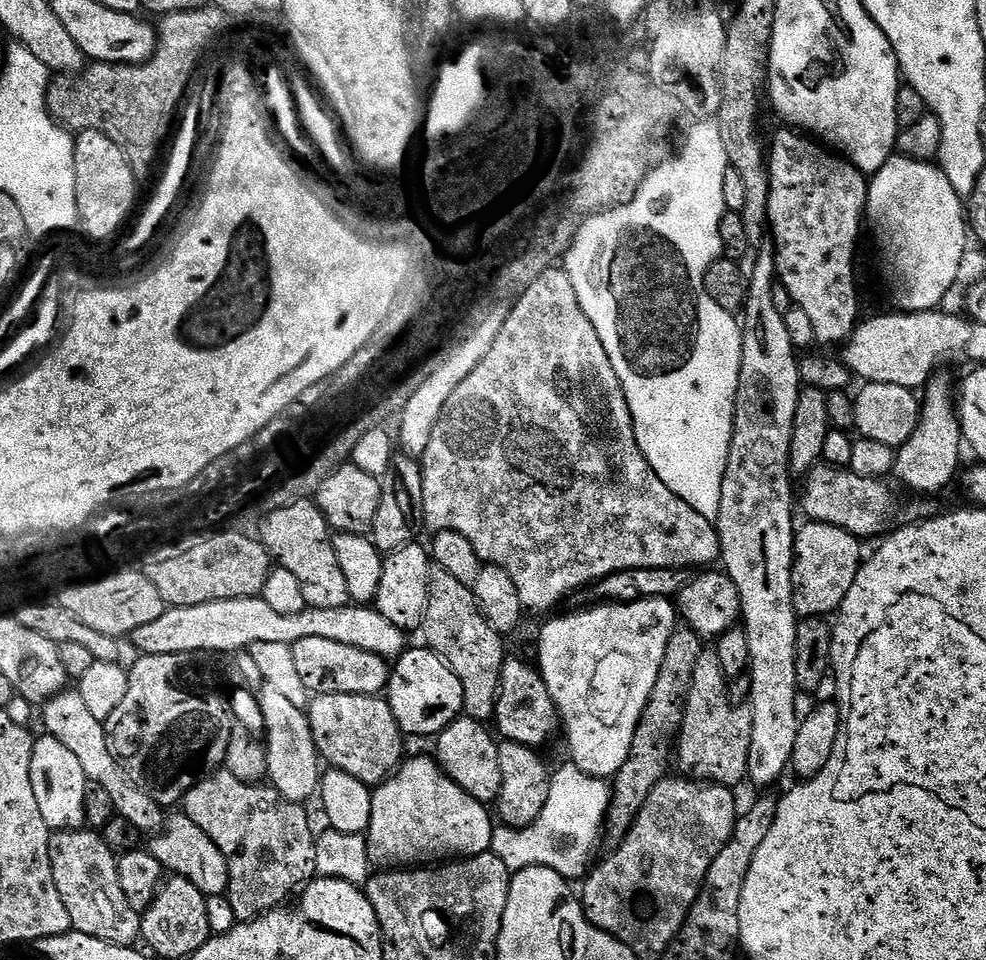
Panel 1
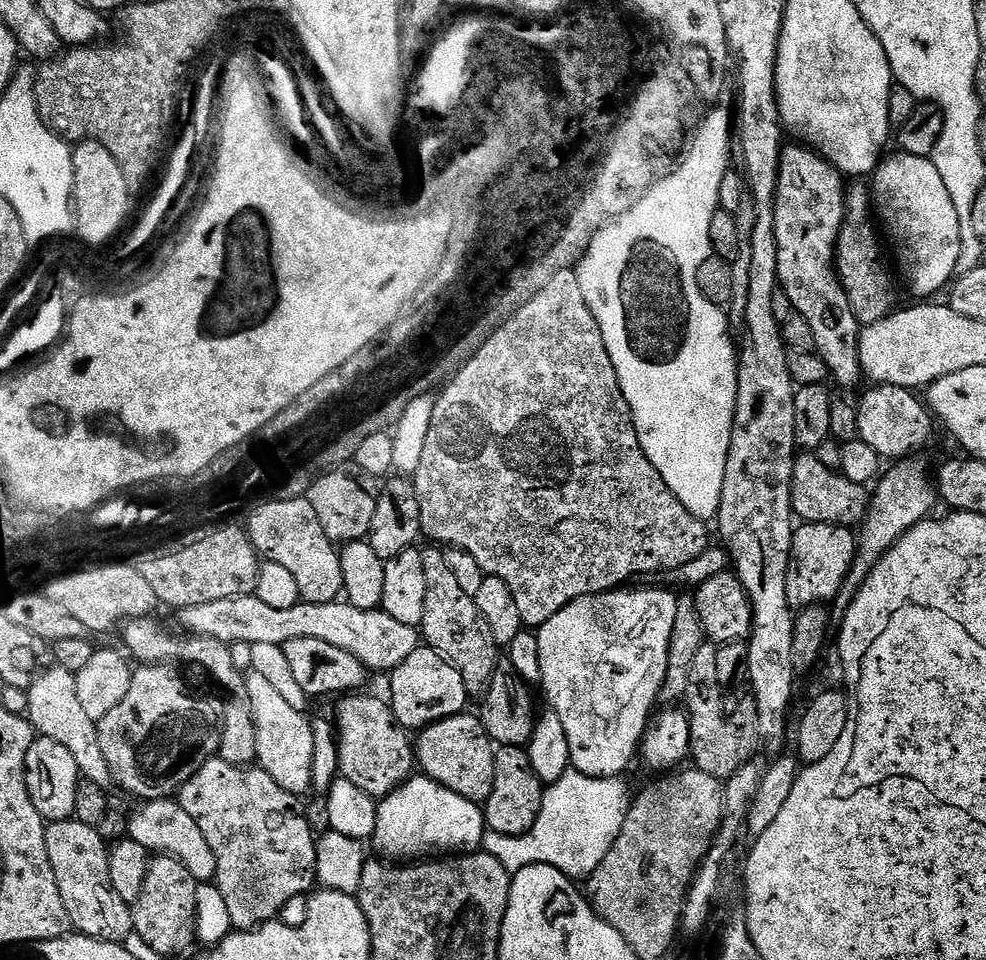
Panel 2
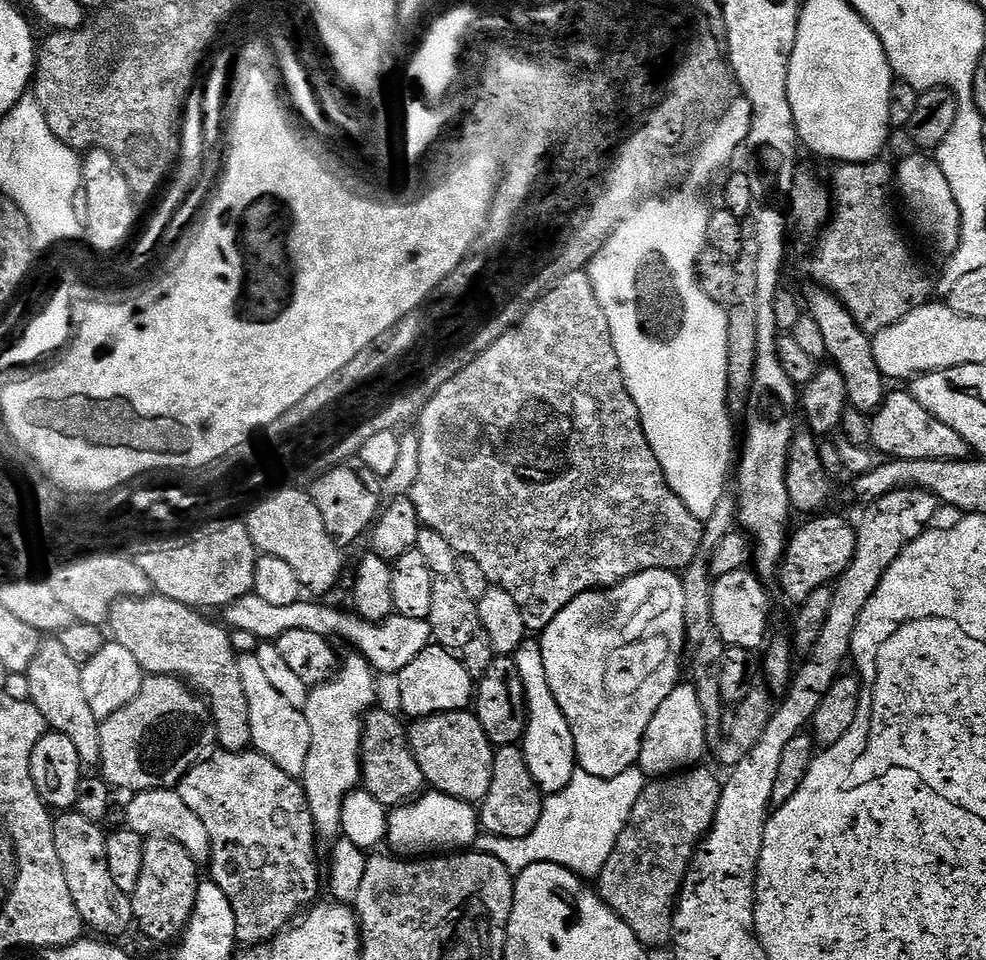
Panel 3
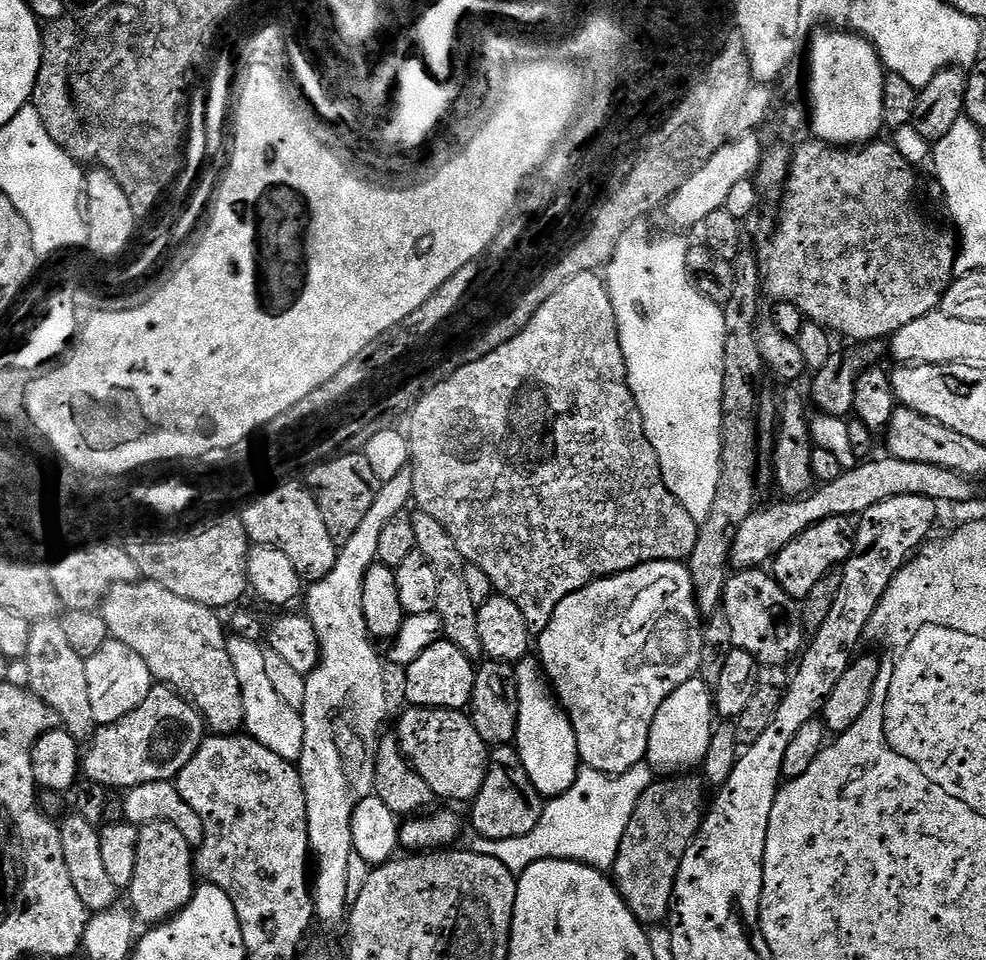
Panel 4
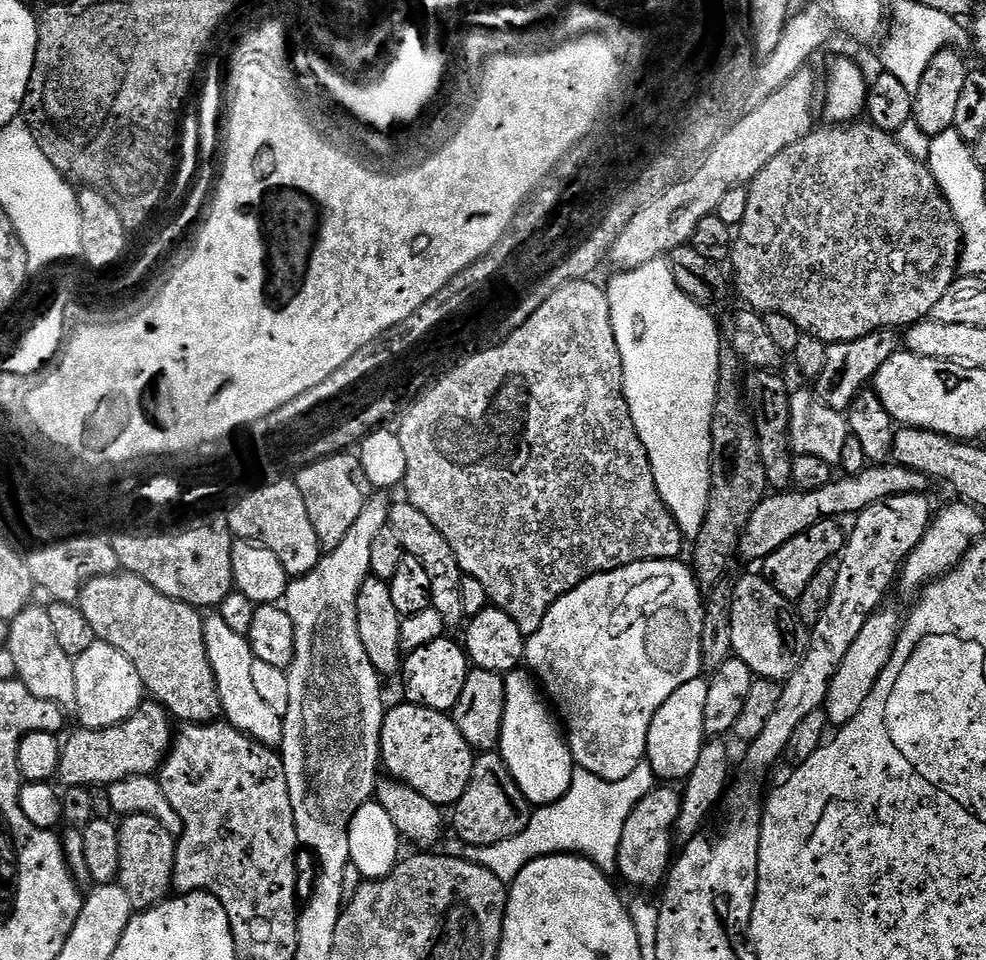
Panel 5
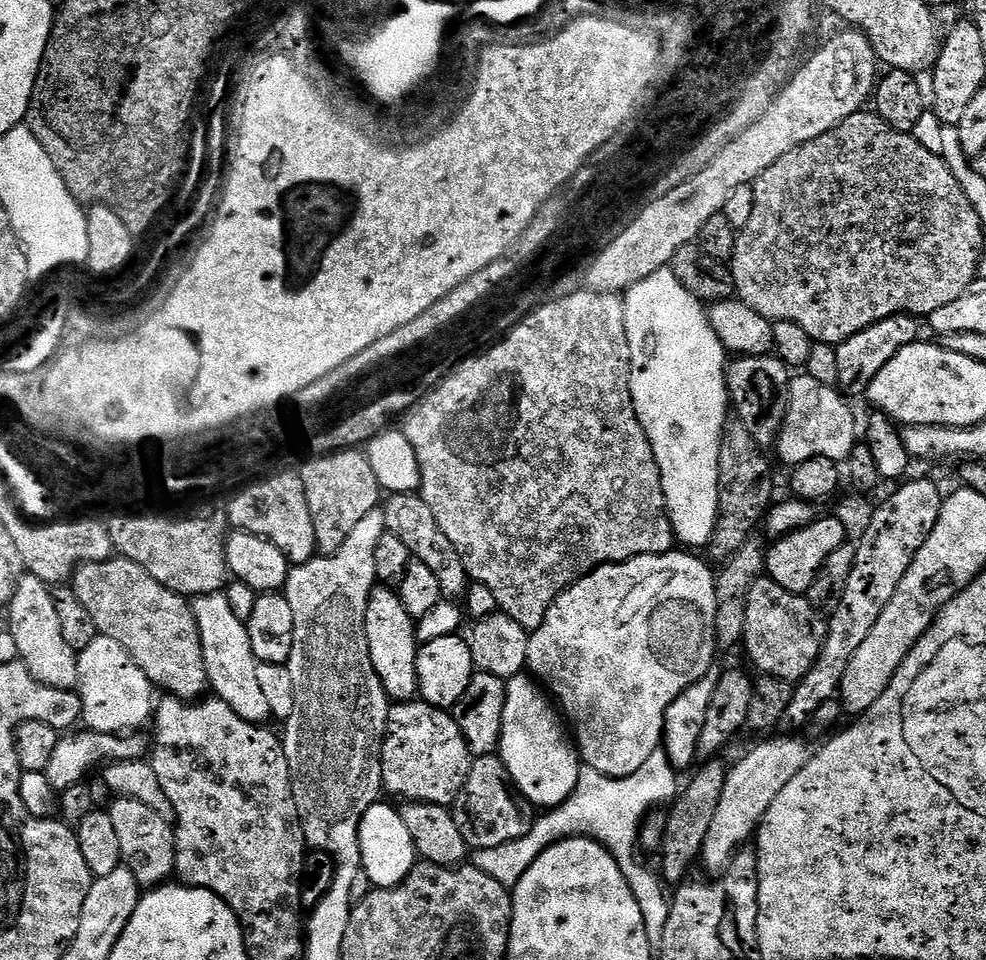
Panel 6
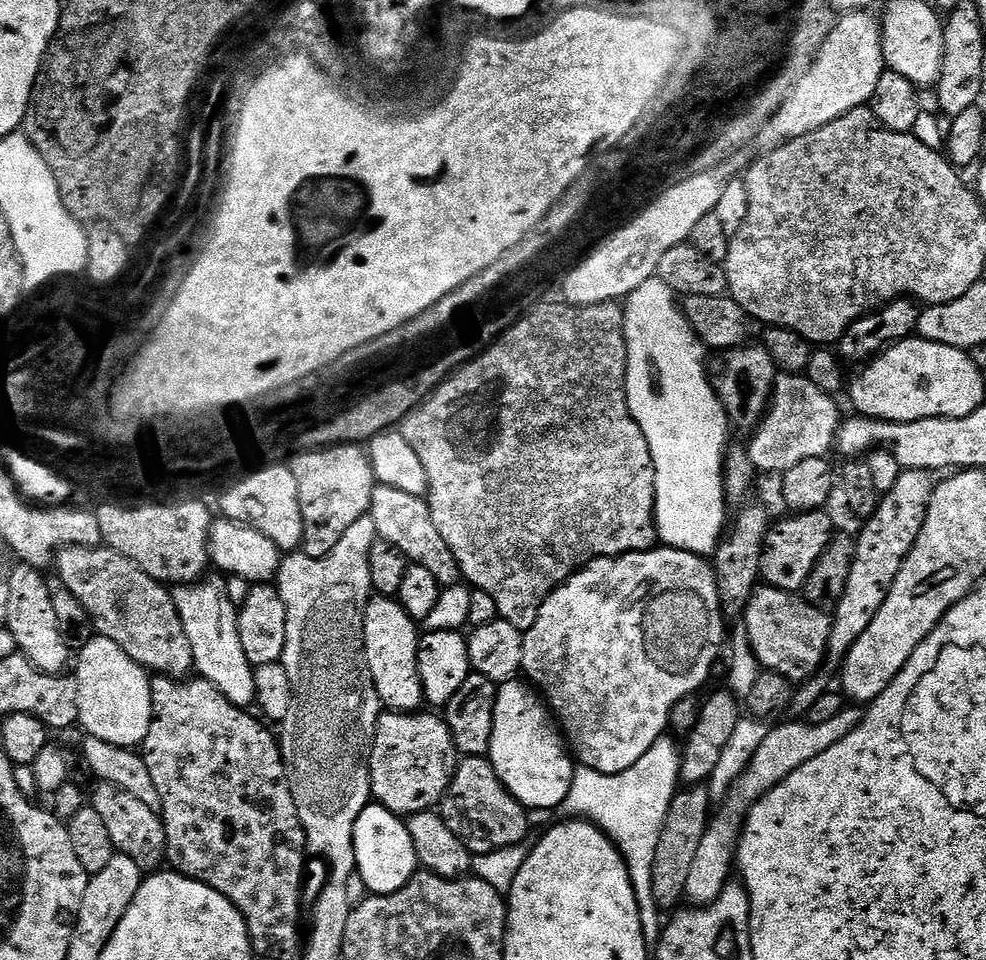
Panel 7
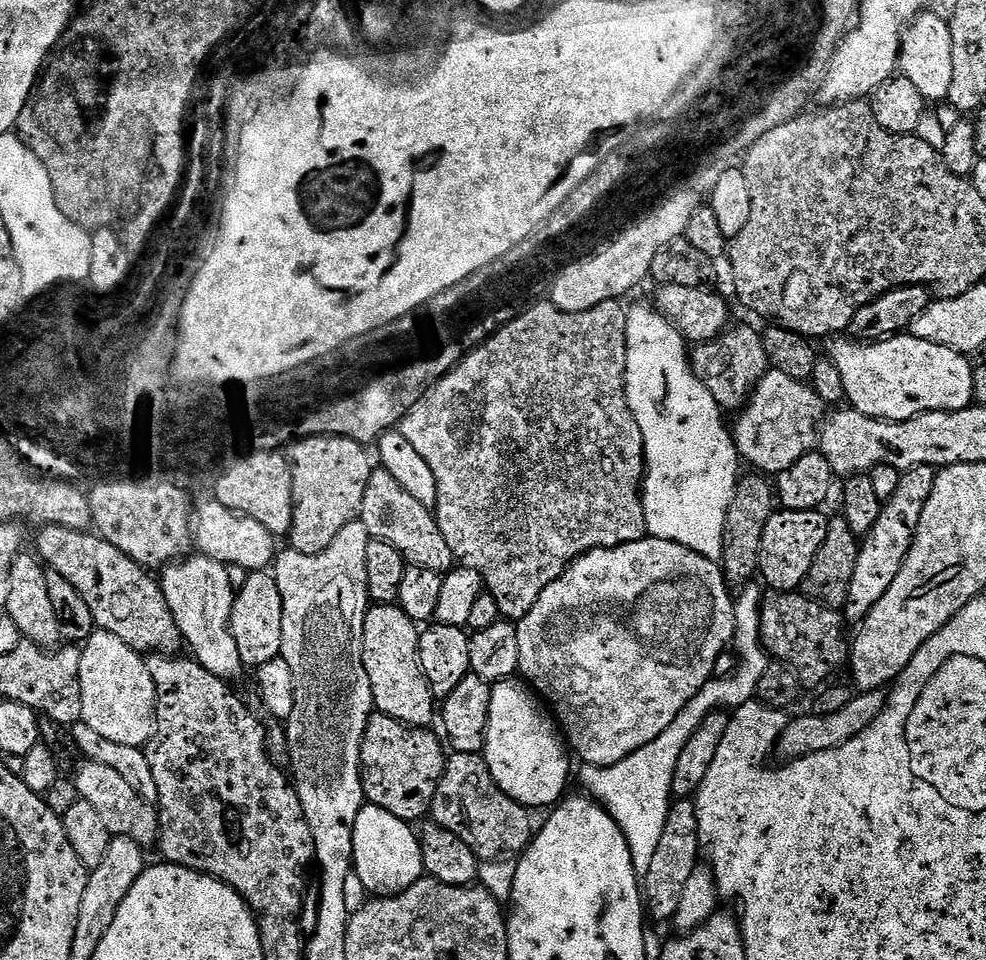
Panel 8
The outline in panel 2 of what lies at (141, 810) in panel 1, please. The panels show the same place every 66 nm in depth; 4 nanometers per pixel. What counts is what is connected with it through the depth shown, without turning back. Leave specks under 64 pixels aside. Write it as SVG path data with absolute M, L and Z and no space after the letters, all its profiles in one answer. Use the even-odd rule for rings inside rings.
M52 666L49 672L42 672L33 679L27 693L27 715L39 735L54 738L54 742L62 742L74 754L75 761L80 767L80 775L85 781L101 786L108 786L108 783L111 785L114 777L102 754L98 724L90 718L90 714L86 714L86 709L78 698L76 673L66 668Z

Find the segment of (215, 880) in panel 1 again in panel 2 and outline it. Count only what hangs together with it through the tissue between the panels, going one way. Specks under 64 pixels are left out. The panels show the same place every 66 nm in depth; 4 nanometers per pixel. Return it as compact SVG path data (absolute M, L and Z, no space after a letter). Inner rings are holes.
M175 799L150 800L138 812L132 812L128 822L128 836L138 842L149 853L167 854L181 860L198 882L212 882L216 879L216 855L194 819Z

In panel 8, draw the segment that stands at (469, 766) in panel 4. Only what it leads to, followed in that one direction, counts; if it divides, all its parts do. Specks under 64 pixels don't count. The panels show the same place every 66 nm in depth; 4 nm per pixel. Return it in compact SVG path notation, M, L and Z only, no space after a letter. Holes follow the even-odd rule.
M372 715L360 751L365 801L394 814L399 820L423 821L432 811L432 799L444 773L446 748L437 736L432 730L409 728L389 716Z

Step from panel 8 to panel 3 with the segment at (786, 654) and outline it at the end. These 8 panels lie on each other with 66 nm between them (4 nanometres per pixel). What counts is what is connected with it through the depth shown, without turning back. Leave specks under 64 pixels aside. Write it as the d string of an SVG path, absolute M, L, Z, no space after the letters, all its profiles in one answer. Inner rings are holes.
M748 568L715 577L712 585L712 623L725 645L757 650L769 643L768 623L772 620L772 600L764 588L767 588L765 581Z

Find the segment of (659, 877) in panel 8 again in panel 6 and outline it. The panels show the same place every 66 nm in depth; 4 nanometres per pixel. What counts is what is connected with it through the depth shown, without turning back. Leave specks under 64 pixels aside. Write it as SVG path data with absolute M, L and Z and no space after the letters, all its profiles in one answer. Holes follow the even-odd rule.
M715 759L705 761L702 765L699 765L695 772L696 774L691 778L688 786L675 797L675 800L671 803L671 810L667 813L667 826L664 829L663 842L661 844L661 851L659 858L661 860L660 876L661 879L670 886L676 886L685 881L685 876L692 864L699 859L702 853L704 840L706 833L713 821L713 817L716 813L718 803L722 796L722 790L725 784L725 778L728 771L727 765L721 763L721 759Z

